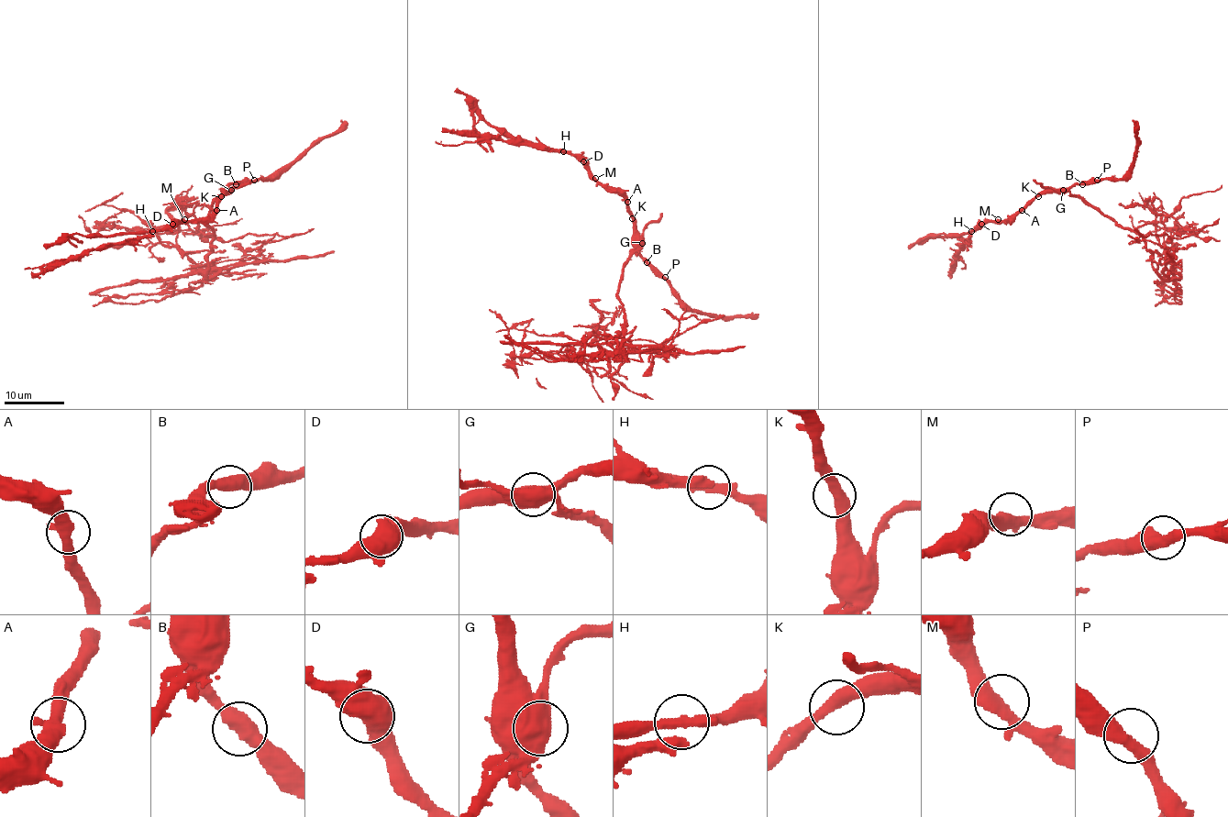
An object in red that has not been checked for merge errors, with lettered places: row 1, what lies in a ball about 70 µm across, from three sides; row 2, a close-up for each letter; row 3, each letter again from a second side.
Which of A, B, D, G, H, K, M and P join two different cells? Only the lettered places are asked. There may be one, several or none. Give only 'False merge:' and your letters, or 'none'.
False merge: G, H

